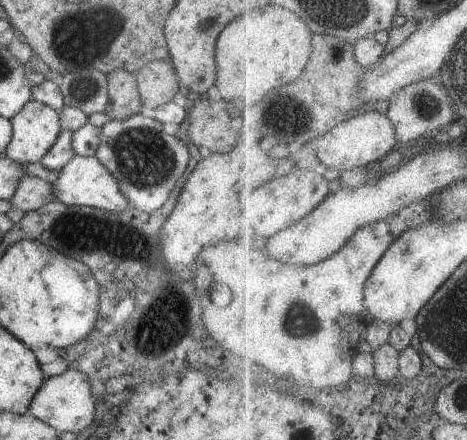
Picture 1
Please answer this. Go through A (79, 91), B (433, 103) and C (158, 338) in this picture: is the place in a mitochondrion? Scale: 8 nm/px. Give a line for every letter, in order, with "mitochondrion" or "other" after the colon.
A: mitochondrion
B: mitochondrion
C: mitochondrion

